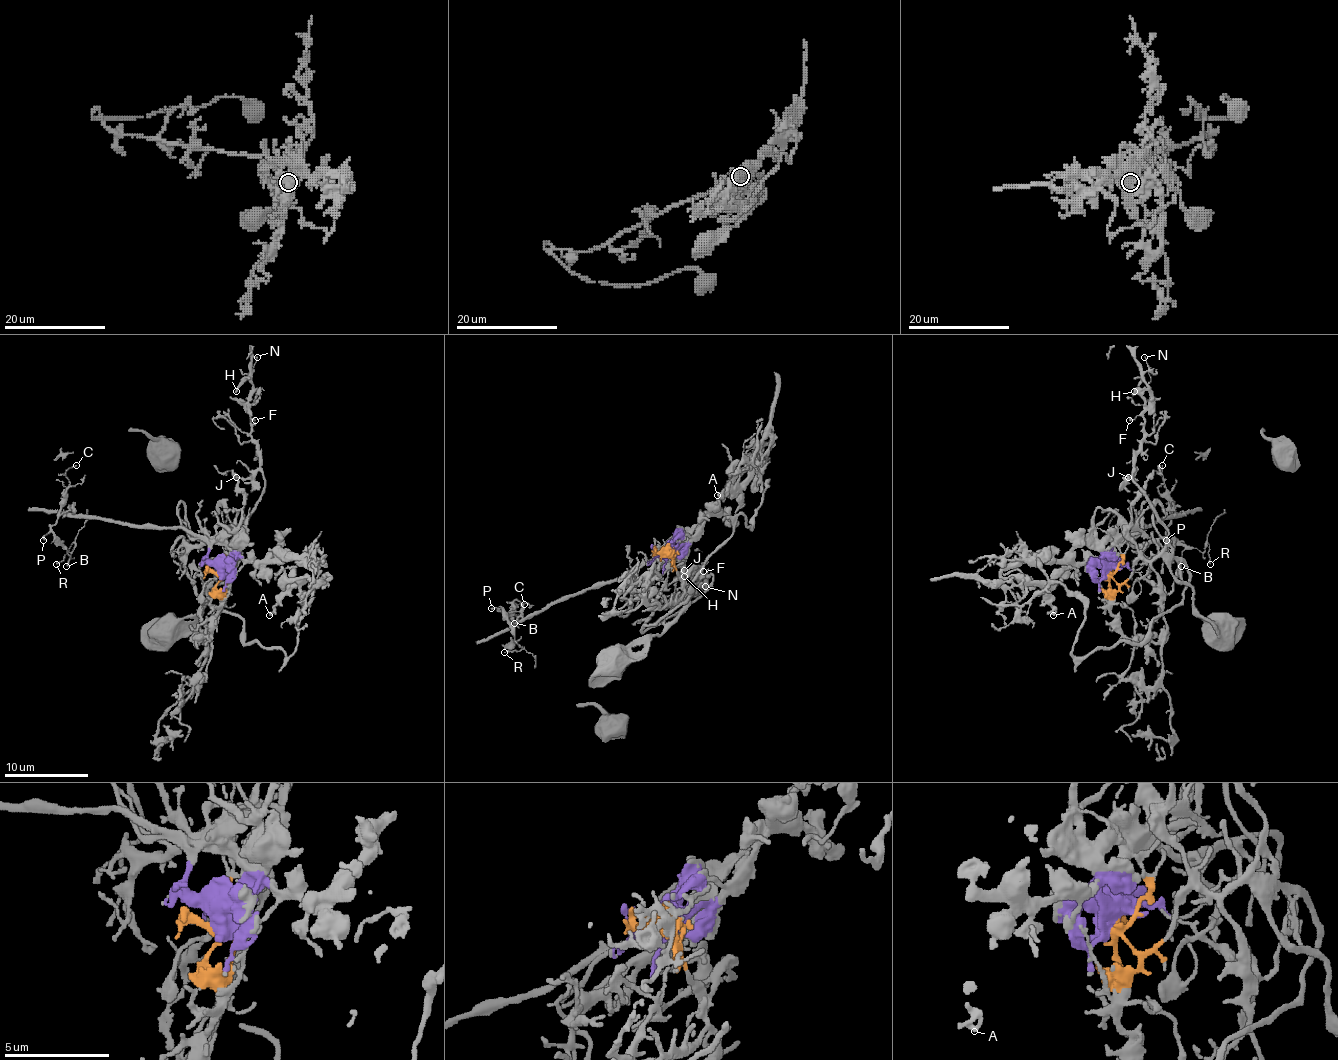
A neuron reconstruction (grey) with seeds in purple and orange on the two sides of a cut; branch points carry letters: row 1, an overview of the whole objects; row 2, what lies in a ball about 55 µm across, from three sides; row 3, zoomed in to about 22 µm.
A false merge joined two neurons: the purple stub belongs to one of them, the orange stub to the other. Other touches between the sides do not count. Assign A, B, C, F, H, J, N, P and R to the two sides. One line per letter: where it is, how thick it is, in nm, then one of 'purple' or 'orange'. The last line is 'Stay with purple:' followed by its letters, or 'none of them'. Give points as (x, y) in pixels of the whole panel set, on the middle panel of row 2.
A: at (717, 495); 130 nm thick; purple
B: at (514, 623); 120 nm thick; purple
C: at (524, 604); 100 nm thick; purple
F: at (703, 571); 130 nm thick; orange
H: at (684, 576); 190 nm thick; orange
J: at (684, 570); 140 nm thick; orange
N: at (705, 586); 90 nm thick; orange
P: at (491, 608); 140 nm thick; purple
R: at (504, 652); 100 nm thick; purple
Stay with purple: A, B, C, P, R

